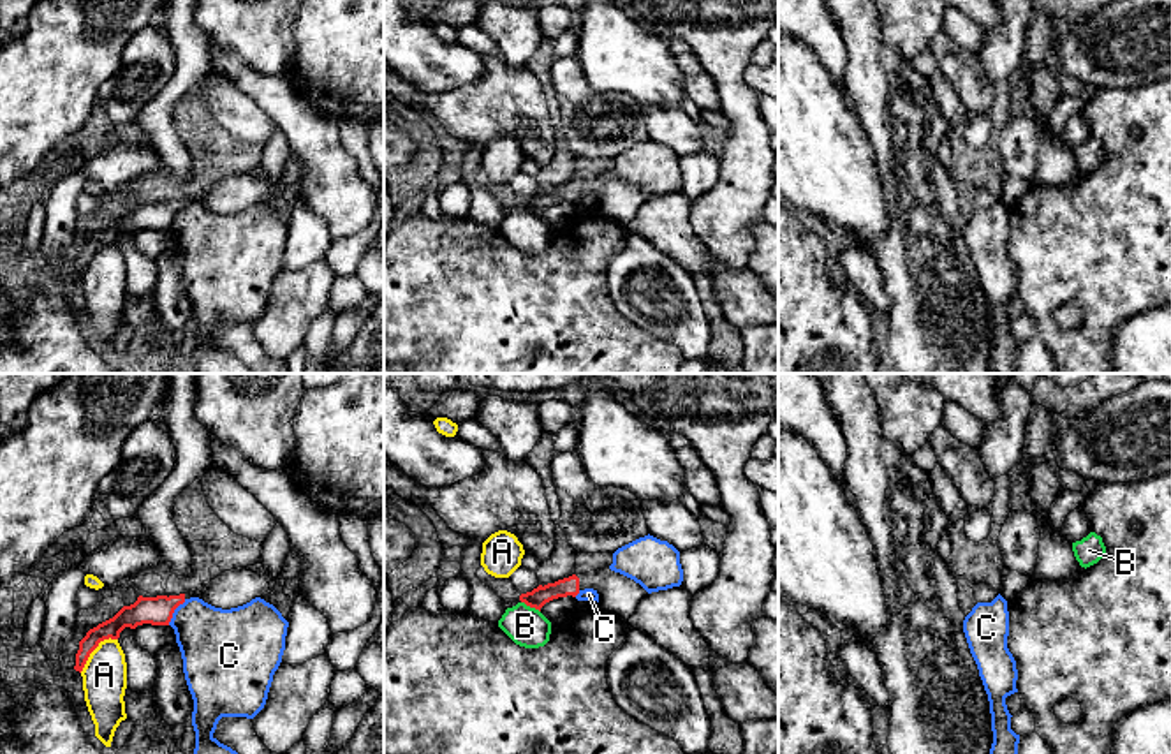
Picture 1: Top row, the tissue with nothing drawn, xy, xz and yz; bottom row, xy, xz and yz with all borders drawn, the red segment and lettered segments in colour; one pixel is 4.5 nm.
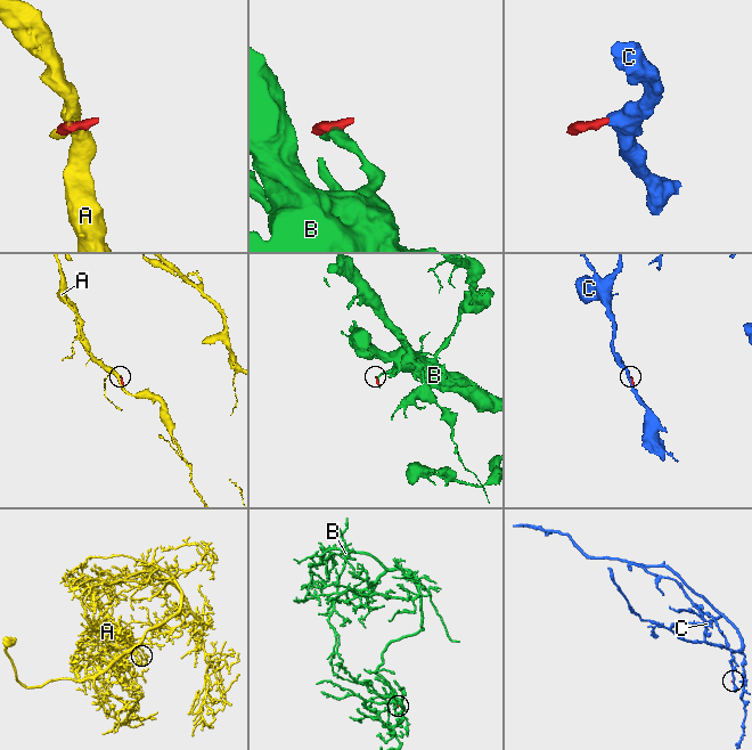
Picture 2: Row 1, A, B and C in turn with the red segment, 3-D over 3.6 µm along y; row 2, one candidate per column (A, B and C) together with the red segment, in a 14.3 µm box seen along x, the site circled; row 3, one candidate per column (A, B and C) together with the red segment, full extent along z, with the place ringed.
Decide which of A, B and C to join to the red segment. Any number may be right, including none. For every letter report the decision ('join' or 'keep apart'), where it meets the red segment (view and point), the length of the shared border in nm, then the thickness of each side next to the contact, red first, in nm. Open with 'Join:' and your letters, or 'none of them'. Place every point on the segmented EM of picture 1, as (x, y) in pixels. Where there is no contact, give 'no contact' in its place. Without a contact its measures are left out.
Join: none of them
A: keep apart | xy (95, 647) | 240 nm | 110/200 nm
B: keep apart | xz (530, 606) | 100 nm | 90/180 nm
C: keep apart | xy (173, 612) | 150 nm | 130/320 nm

